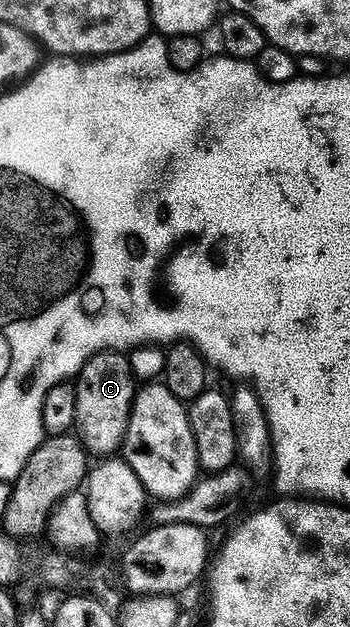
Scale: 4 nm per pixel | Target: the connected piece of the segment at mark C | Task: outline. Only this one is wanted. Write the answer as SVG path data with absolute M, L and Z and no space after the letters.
M119 351L99 353L79 372L74 382L76 419L74 428L84 449L95 459L111 459L123 448L131 410L135 408L137 382L131 370L131 358Z

